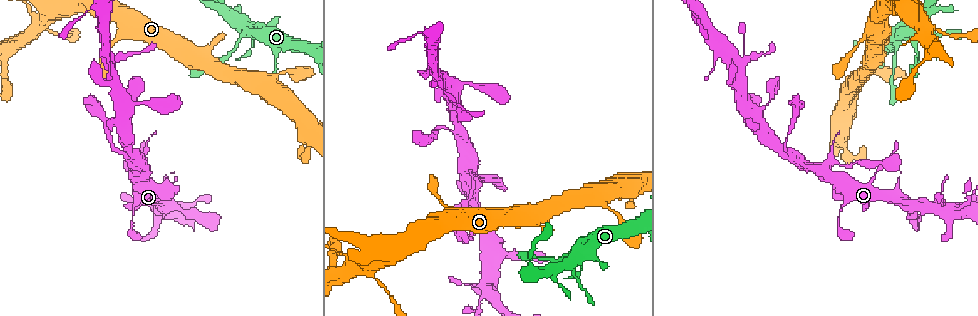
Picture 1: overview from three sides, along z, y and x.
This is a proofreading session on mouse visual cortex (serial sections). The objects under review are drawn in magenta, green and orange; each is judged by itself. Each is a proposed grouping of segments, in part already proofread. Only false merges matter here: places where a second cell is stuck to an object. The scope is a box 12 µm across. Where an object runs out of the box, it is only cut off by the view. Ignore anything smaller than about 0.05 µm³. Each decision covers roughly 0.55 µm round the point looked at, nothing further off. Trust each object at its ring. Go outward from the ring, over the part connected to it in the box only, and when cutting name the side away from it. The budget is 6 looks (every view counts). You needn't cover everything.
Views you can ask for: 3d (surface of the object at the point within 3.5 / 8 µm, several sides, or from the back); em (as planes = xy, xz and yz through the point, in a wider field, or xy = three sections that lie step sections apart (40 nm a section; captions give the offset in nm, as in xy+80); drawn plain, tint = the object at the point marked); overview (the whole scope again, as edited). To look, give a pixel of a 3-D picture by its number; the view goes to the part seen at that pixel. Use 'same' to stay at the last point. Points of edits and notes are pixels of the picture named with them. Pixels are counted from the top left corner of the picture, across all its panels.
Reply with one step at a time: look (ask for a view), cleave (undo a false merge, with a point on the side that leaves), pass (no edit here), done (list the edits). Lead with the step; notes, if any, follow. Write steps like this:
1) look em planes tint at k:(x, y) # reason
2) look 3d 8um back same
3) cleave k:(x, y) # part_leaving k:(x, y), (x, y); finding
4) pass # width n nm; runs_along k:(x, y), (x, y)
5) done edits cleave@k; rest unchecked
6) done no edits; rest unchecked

look em xy step 5 tint at 1:(838, 218) # narrows sharply

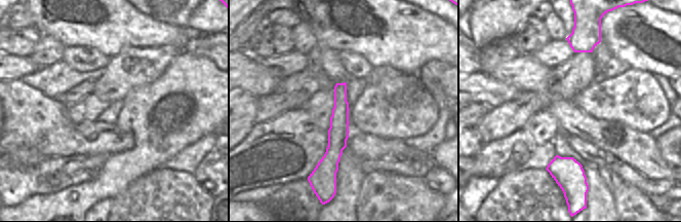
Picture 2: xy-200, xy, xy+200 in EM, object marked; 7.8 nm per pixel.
look 3d 3.5um same

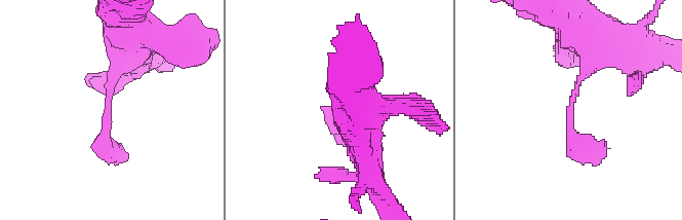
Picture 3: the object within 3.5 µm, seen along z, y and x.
pass # runs_along 3:(596, 44), (569, 107), (569, 130), (599, 154); all the same cell

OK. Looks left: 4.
look 3d 8um back at 1:(459, 132) # side arm on a straight run

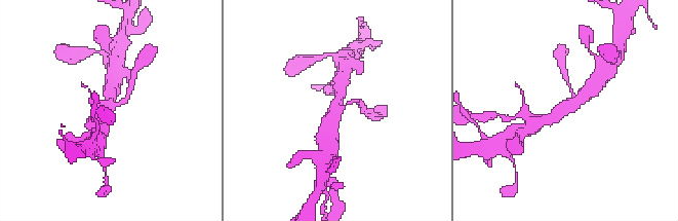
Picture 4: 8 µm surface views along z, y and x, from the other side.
look 3d 3.5um at 4:(564, 105) # closer look

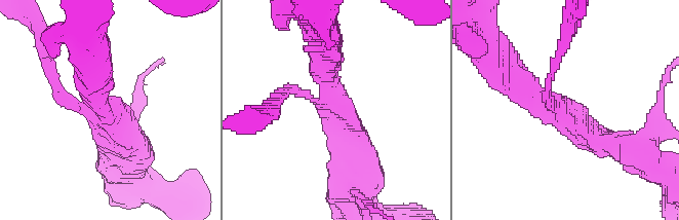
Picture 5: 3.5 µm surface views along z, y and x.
pass # arm_widths 150, 400, 400 nm; runs_along 5:(613, 143), (545, 111), (509, 76); all the same cell

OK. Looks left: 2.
look 3d 3.5um at 1:(239, 37) # four-way junction

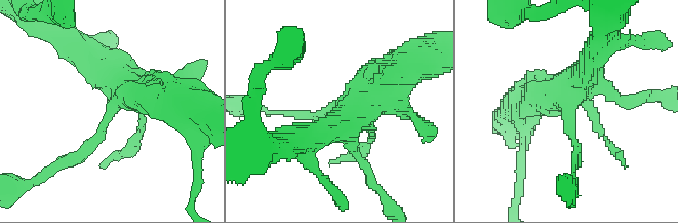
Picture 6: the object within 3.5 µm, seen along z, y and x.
look em xy step 2 tint at 6:(569, 109) # now the EM

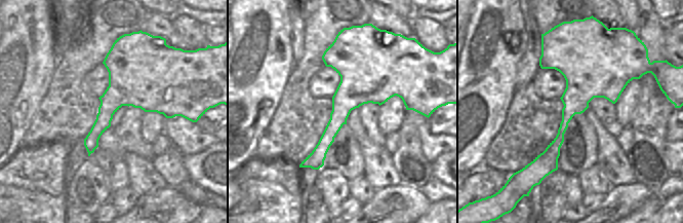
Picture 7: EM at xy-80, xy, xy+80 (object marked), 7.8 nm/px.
pass # runs_along 6:(163, 95), (128, 85), (103, 129), (71, 158); one cell here

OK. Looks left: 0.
done no edits; rest unchecked

